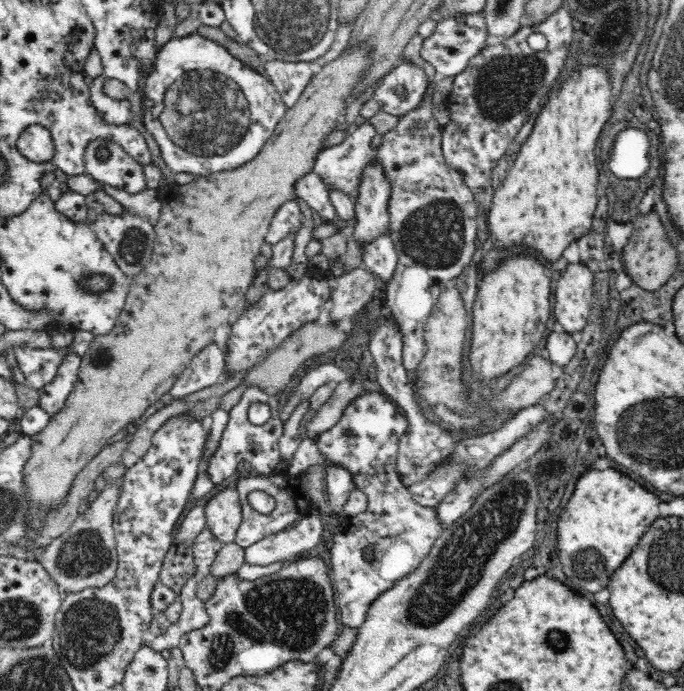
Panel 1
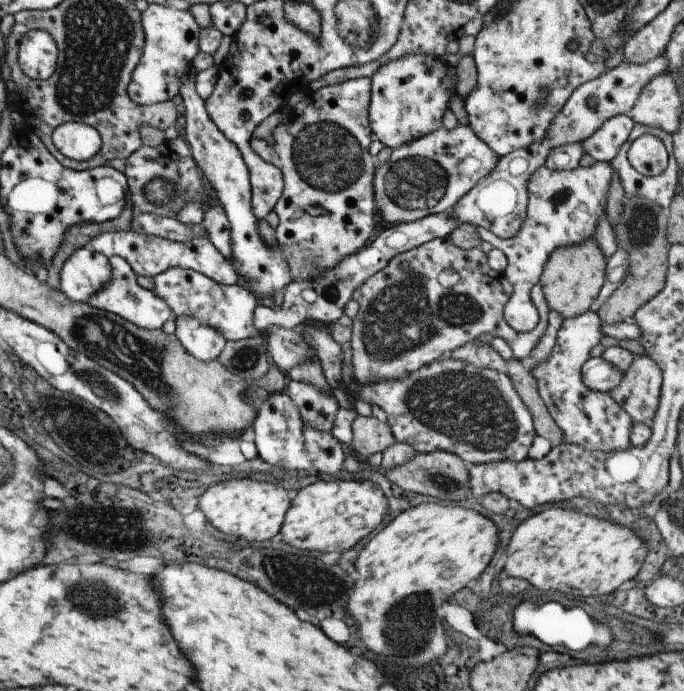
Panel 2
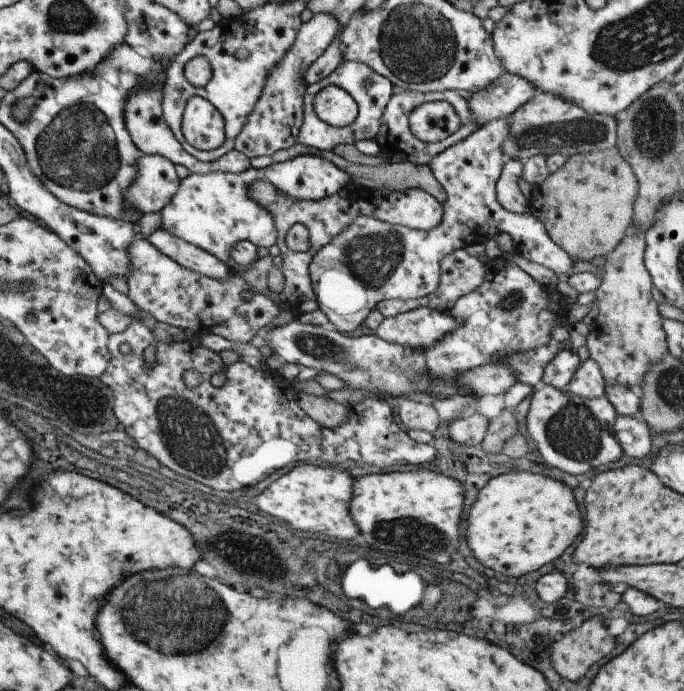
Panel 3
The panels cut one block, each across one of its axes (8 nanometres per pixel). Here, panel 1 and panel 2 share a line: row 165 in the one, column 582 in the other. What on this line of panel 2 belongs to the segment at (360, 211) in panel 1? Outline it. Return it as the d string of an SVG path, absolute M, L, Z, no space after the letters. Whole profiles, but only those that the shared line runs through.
M589 358L581 368L581 380L595 392L611 392L621 382L623 372L603 358Z

